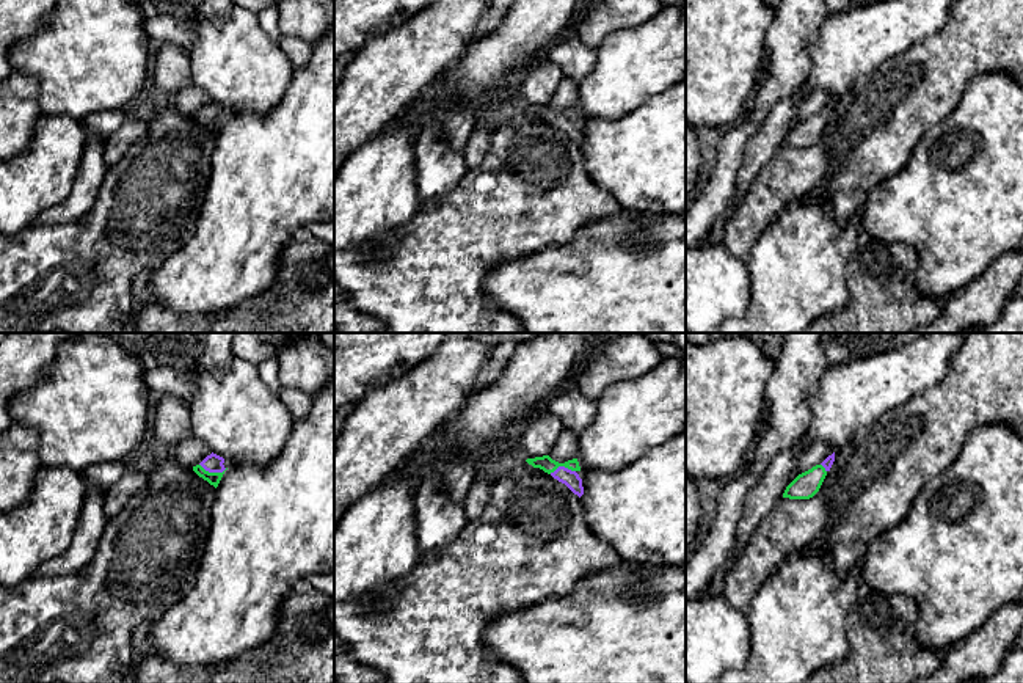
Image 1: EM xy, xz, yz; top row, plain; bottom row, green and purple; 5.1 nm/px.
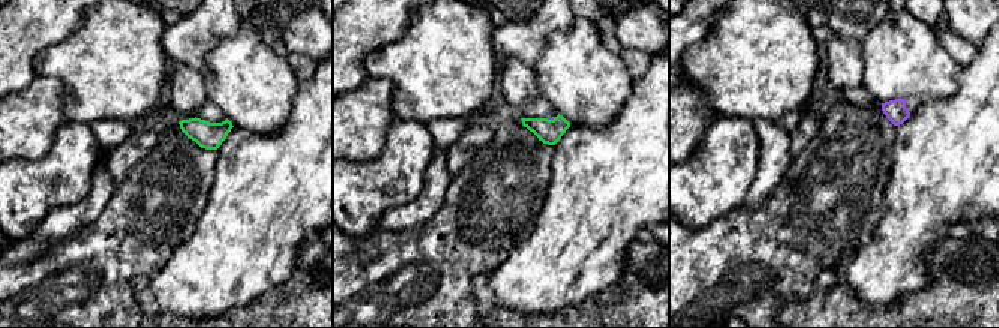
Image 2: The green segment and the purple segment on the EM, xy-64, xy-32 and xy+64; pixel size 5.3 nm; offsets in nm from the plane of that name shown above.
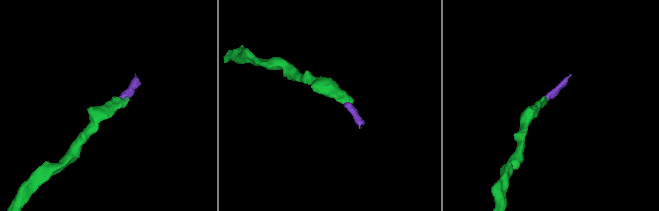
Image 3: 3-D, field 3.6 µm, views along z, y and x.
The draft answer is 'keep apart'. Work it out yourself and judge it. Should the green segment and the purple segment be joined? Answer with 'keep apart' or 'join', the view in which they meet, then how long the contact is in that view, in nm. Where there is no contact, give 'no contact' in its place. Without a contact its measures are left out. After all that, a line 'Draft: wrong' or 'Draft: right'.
join | xy | 150 nm
Draft: wrong

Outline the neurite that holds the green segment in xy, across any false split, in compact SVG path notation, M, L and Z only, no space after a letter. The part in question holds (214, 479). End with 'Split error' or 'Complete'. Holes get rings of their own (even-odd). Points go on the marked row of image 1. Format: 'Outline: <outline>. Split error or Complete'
Outline: M212 452L199 465L193 466L193 471L217 488L226 469L223 463L224 458Z. Split error

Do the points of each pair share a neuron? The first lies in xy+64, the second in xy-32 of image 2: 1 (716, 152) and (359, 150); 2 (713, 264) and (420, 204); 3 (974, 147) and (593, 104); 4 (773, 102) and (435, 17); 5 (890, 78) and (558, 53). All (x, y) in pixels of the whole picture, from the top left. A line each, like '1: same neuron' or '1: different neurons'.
1: different neurons
2: different neurons
3: different neurons
4: same neuron
5: same neuron

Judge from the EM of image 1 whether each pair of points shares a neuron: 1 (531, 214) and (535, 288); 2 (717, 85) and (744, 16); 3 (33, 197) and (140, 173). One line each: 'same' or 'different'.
1: different
2: same
3: different

